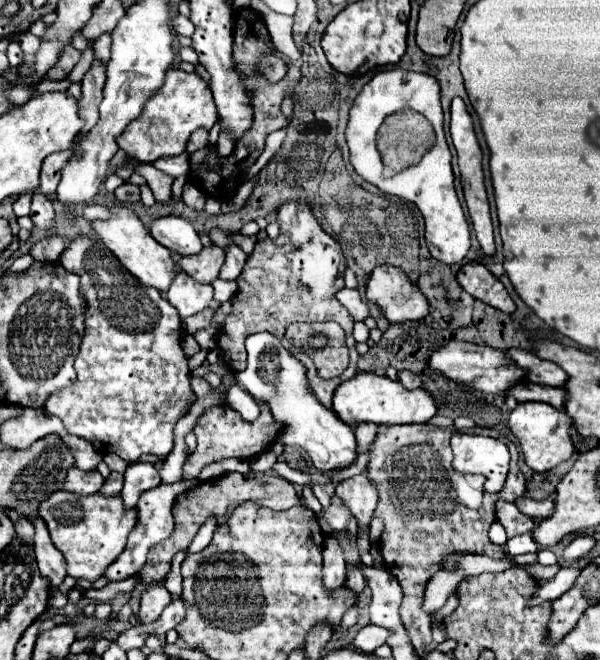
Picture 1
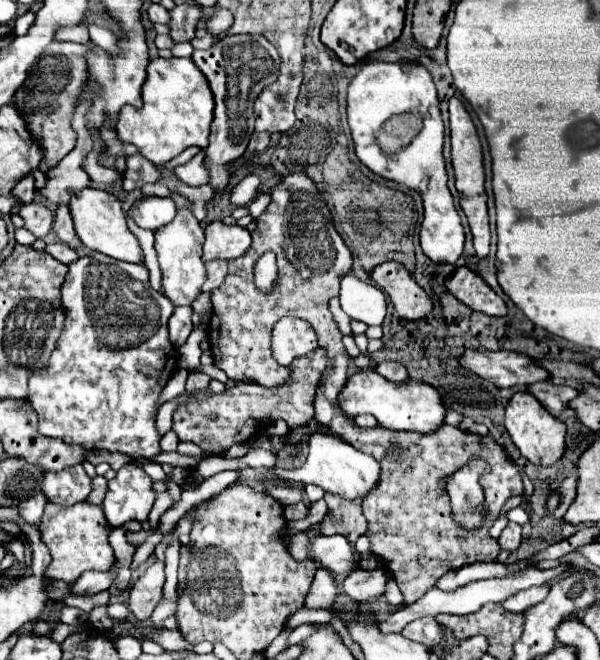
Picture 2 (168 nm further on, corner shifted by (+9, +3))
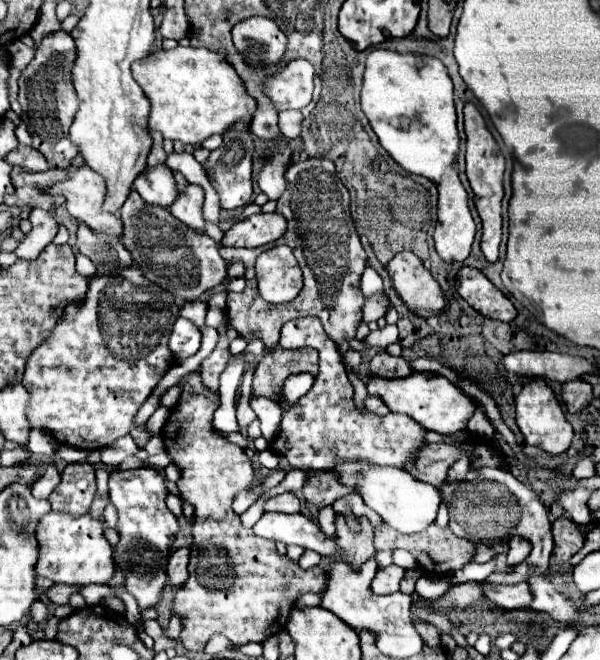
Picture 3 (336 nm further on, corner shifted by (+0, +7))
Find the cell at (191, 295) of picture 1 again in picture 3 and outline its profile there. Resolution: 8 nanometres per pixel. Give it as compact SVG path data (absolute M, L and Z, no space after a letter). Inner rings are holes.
M187 183L185 191L179 193L179 197L175 199L175 203L169 207L169 211L183 221L185 225L193 227L195 231L203 231L205 227L205 219L201 215L201 207L203 207L203 189L199 185L191 185Z

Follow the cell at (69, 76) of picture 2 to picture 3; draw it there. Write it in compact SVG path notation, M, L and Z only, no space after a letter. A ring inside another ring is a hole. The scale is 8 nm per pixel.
M55 31L49 33L41 39L33 61L23 69L21 77L19 77L19 103L21 103L21 119L25 121L31 137L33 137L33 147L37 151L41 151L47 159L47 163L51 167L67 167L71 165L71 161L79 155L79 151L75 149L75 143L69 139L69 127L71 121L75 117L75 109L79 105L79 99L75 95L75 87L73 87L73 79L71 79L71 65L75 61L75 41L69 33L65 31Z

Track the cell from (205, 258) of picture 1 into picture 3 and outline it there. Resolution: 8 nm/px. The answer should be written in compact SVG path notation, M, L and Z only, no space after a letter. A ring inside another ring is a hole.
M257 213L235 223L225 235L221 245L227 247L259 247L277 241L287 229L287 221L275 213Z

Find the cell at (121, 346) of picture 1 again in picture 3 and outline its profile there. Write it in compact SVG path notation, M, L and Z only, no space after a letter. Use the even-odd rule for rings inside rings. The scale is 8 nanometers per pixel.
M131 267L131 269L121 269L121 273L117 273L115 277L93 277L89 279L89 291L85 295L85 299L81 303L71 303L67 305L65 313L63 313L63 319L55 325L55 329L51 331L51 335L31 353L31 357L27 359L27 367L25 367L25 373L23 373L23 387L29 391L31 399L29 399L29 405L27 405L27 419L29 419L29 425L31 427L39 427L39 429L45 429L49 433L53 433L53 437L63 443L63 445L73 445L75 449L83 449L83 451L97 451L97 449L103 449L103 447L109 447L113 445L119 437L131 433L135 439L137 439L137 447L143 449L145 443L151 439L149 433L145 431L145 427L133 427L133 417L135 413L139 411L139 407L145 403L145 399L149 397L149 393L157 387L157 383L161 381L161 377L169 371L169 367L175 363L173 357L171 357L171 351L167 349L167 337L171 333L171 325L177 321L179 317L179 307L177 307L177 301L175 297L171 297L167 291L159 289L159 285L151 285L151 281L147 281L145 285L141 283L133 283L131 279L145 279L143 273L137 269L137 267Z

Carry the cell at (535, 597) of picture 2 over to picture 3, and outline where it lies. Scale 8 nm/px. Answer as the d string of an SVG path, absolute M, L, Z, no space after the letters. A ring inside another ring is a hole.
M485 581L481 585L481 591L487 601L495 603L497 607L501 607L505 611L527 607L531 603L531 591L525 581L521 581L517 585L499 585L499 583Z

